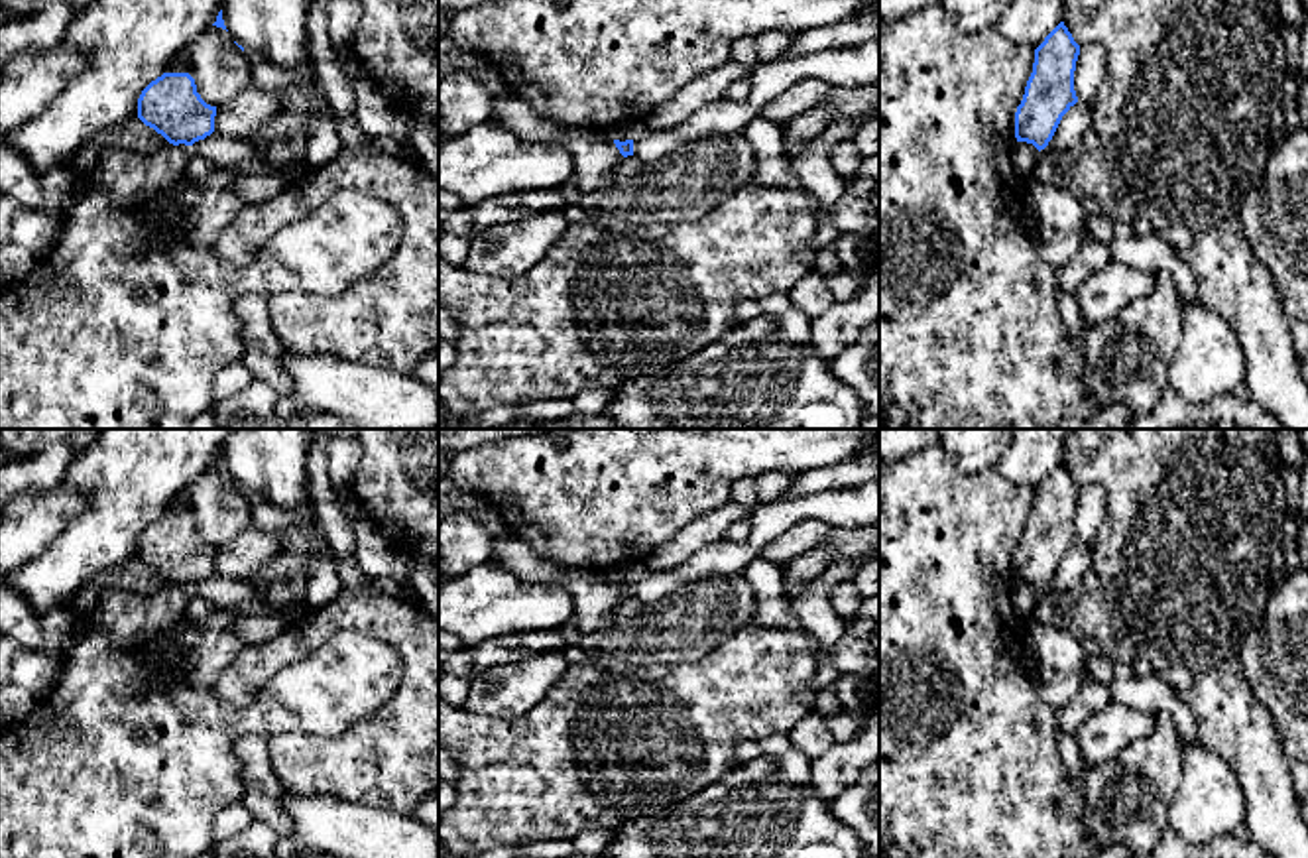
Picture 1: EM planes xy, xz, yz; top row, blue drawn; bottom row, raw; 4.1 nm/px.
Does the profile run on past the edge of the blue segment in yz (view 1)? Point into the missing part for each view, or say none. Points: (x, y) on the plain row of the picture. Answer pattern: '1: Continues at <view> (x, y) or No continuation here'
1: No continuation here

